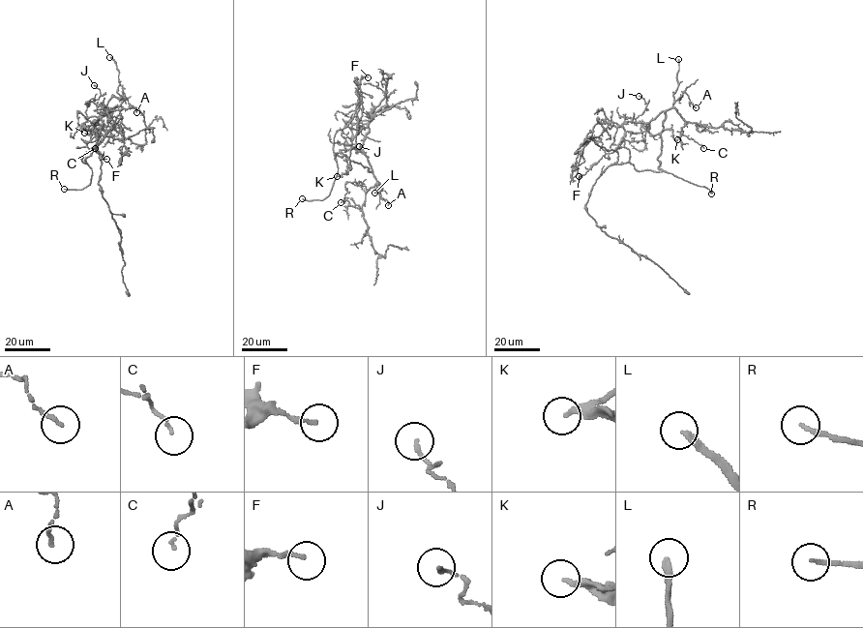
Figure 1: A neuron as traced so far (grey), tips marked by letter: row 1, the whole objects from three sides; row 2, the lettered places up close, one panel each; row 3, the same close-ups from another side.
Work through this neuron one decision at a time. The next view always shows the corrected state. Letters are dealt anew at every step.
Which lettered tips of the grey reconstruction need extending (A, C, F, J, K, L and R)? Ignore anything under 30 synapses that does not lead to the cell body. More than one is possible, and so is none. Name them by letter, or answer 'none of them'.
L, R

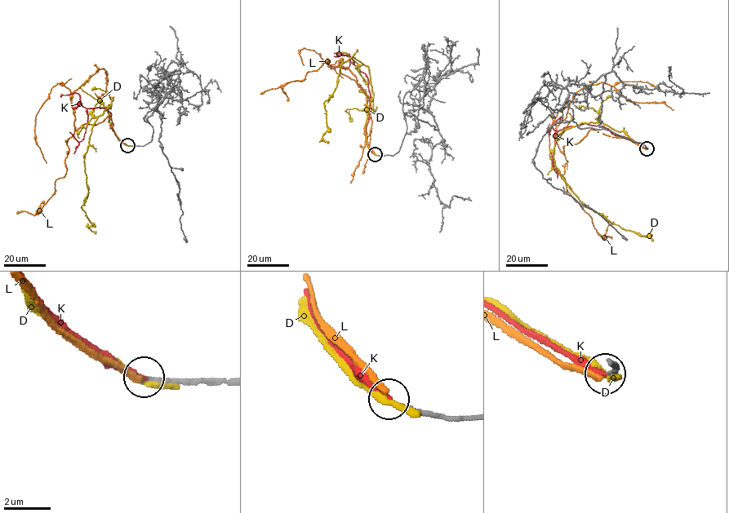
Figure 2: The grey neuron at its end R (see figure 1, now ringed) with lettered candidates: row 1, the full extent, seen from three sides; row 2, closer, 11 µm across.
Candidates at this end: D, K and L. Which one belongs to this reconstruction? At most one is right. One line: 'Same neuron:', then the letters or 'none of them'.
Same neuron: K

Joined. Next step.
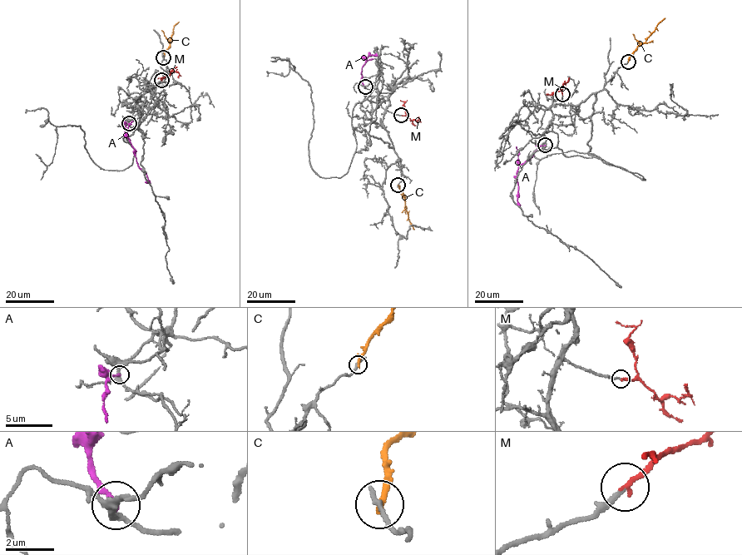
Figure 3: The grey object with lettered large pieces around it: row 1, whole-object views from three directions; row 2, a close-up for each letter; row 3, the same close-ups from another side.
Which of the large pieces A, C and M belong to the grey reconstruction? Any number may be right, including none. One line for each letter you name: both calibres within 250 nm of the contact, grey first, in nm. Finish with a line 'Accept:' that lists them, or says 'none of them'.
M: calibres 190 and 240 nm
Accept: M

